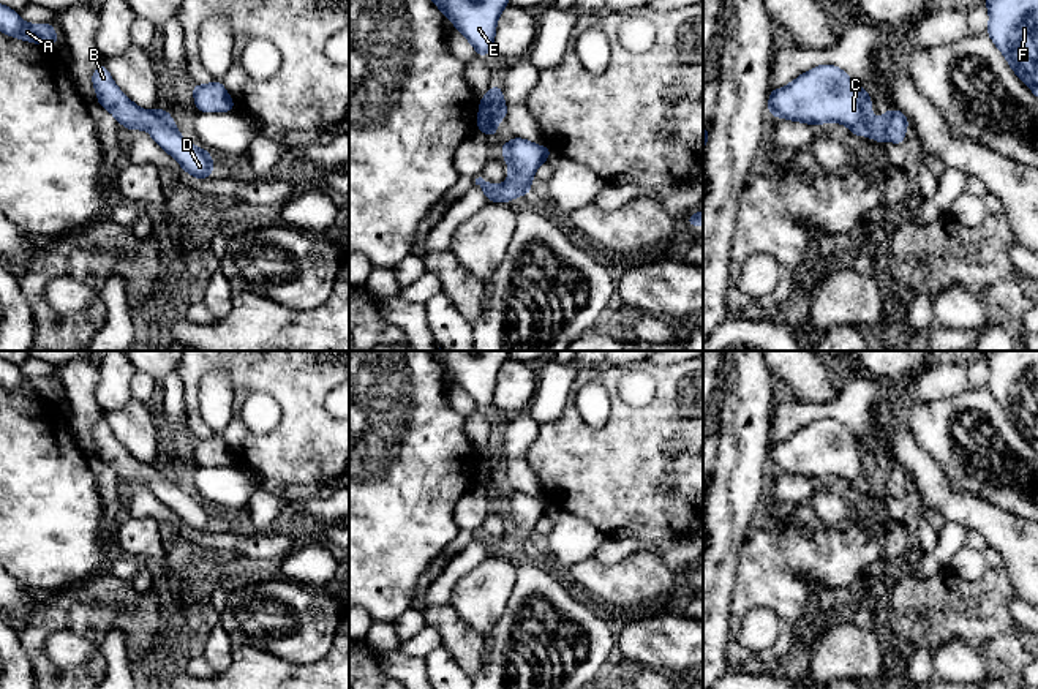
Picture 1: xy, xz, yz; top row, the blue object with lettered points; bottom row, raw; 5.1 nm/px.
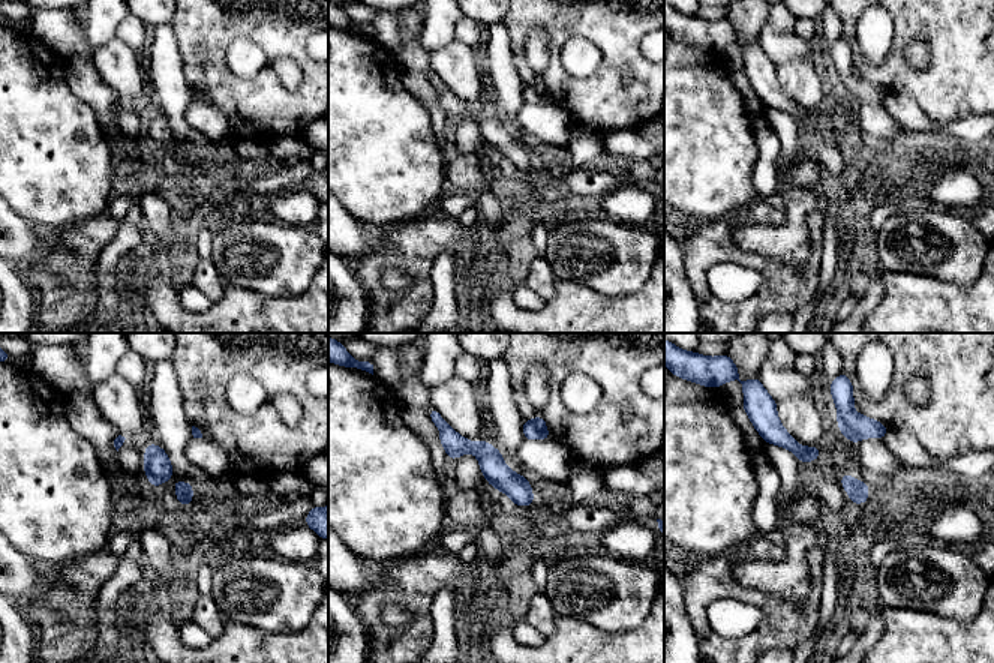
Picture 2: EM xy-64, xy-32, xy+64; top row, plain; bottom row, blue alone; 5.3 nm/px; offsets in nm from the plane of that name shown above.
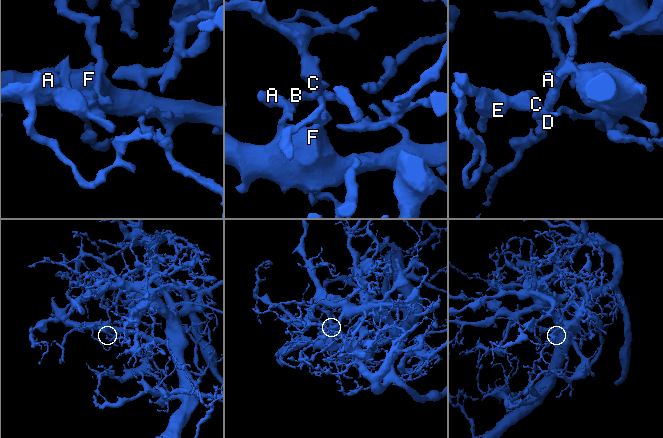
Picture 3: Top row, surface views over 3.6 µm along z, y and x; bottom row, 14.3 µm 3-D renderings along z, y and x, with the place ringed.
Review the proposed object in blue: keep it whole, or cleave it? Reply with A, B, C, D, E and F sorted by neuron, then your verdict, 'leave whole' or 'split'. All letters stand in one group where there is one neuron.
A B C D E F; leave whole

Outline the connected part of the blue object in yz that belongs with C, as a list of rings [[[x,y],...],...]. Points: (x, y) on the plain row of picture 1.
[[[818,419],[788,439],[769,444],[768,465],[773,471],[807,479],[842,477],[853,490],[869,490],[877,498],[904,498],[908,473],[891,463],[882,466],[883,477],[871,466],[872,455],[867,444],[836,419]]]

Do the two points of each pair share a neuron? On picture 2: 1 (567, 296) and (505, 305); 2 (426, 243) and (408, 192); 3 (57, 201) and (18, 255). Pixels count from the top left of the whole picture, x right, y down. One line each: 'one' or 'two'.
1: one
2: two
3: two

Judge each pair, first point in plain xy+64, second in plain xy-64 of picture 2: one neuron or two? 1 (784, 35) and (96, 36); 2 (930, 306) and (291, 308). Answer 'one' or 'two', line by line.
1: one
2: one

